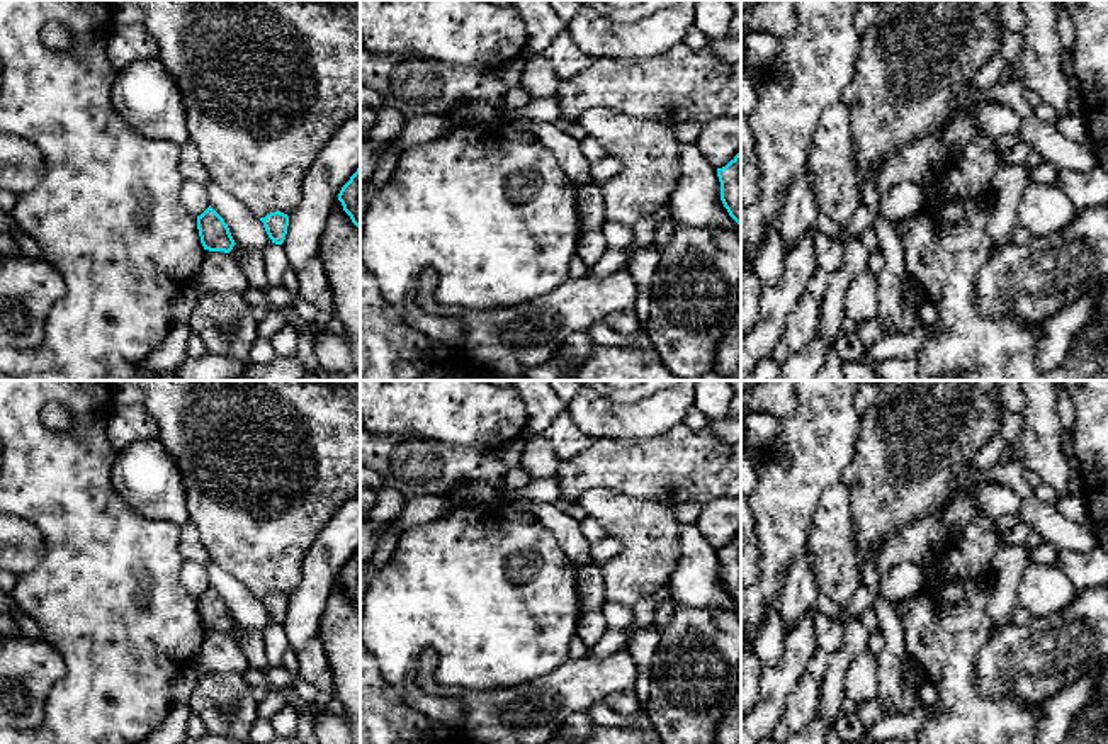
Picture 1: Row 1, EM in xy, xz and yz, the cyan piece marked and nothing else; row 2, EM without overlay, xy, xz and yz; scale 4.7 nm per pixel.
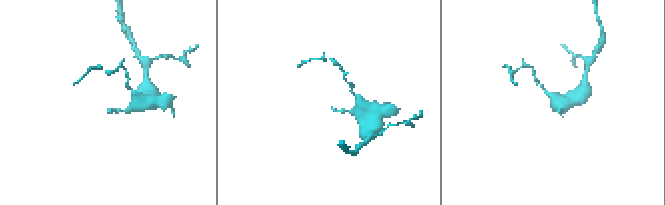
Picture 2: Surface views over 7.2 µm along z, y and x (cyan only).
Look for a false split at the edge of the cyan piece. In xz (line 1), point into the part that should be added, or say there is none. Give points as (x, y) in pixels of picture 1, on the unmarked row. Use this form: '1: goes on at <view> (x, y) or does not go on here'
1: does not go on here

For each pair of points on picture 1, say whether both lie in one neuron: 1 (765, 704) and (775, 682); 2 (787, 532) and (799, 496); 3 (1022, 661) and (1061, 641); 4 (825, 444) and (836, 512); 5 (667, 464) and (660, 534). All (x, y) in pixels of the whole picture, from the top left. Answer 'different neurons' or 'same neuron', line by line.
1: same neuron
2: same neuron
3: same neuron
4: different neurons
5: different neurons

